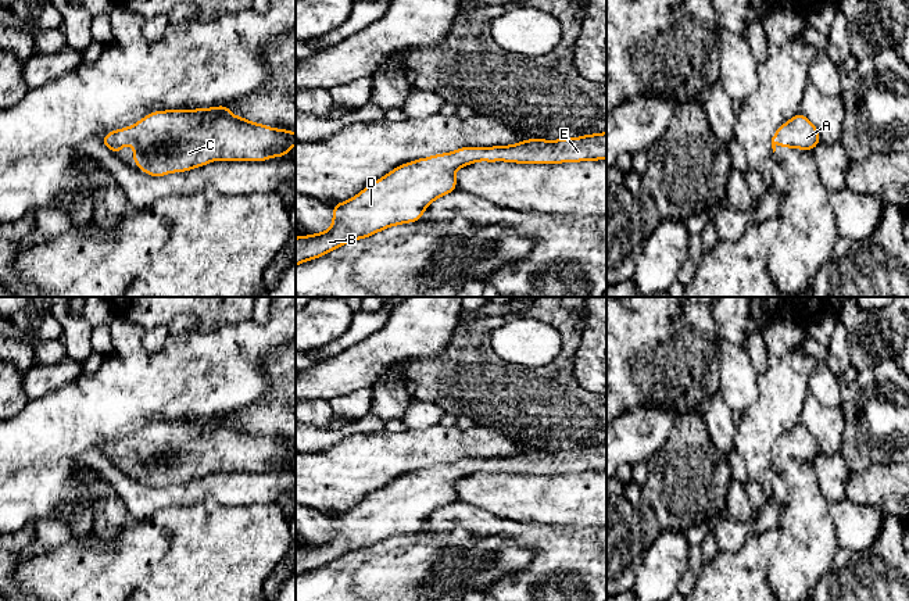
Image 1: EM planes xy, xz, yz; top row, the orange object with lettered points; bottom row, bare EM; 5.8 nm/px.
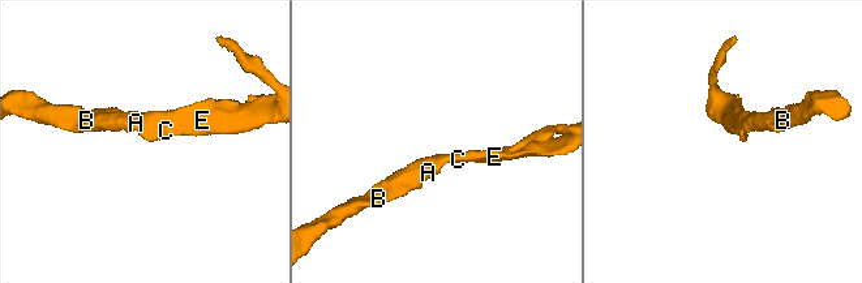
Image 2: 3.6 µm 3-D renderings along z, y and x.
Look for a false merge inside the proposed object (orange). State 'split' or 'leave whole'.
leave whole

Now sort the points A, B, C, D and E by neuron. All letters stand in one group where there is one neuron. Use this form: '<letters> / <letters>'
A B C D E

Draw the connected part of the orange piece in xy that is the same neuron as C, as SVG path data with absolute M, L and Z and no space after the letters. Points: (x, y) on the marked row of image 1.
M228 103L212 108L150 112L132 126L108 132L101 143L115 154L121 153L125 143L132 144L136 149L132 160L140 171L154 178L186 172L216 160L257 162L276 155L286 157L296 144L296 133L229 114L229 105Z

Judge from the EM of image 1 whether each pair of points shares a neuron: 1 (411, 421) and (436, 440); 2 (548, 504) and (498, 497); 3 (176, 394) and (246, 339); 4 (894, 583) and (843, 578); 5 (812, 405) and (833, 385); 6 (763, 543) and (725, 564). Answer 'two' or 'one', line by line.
1: two
2: one
3: one
4: one
5: two
6: one

